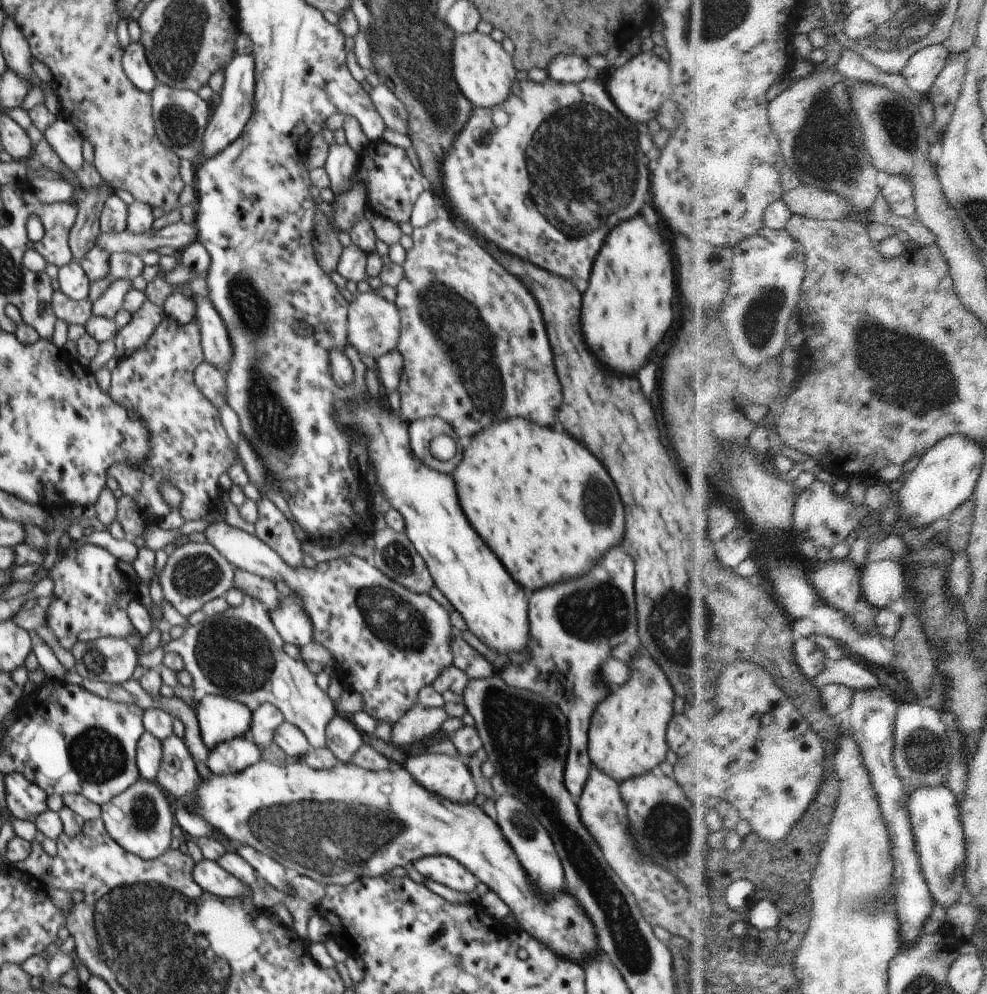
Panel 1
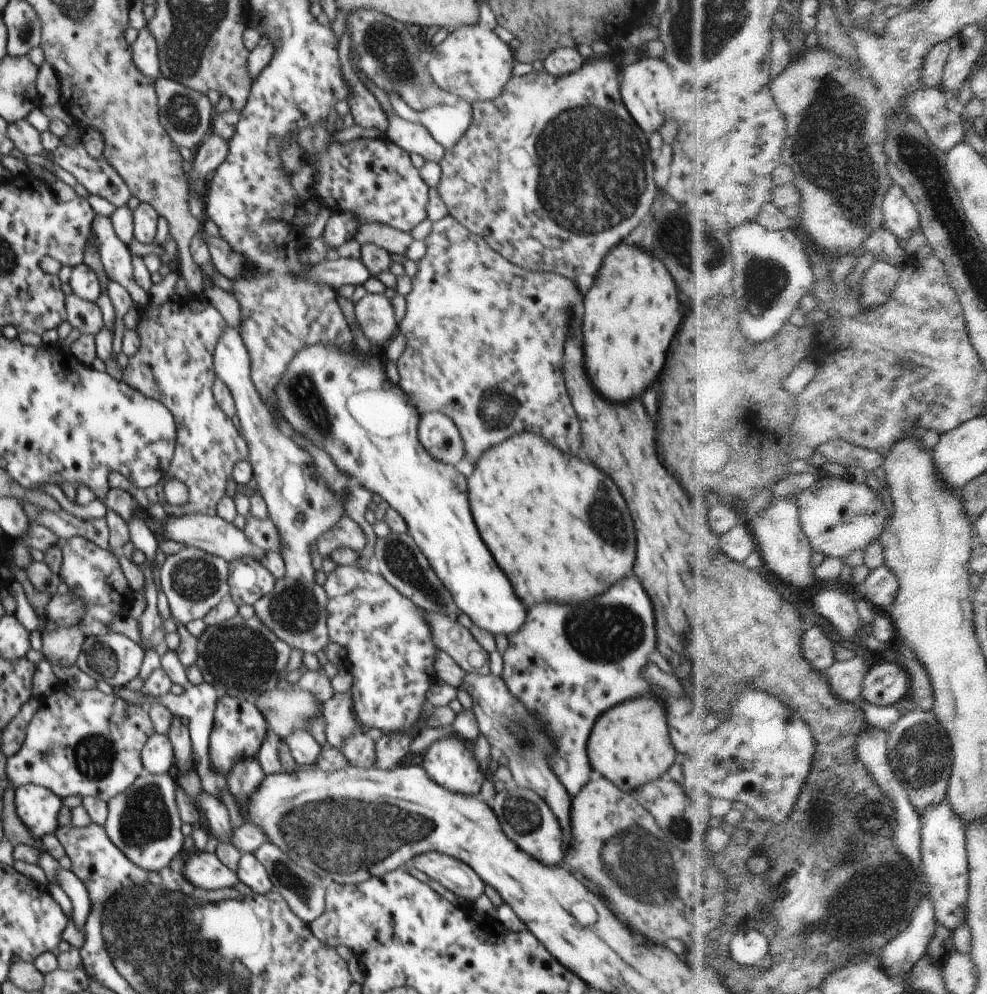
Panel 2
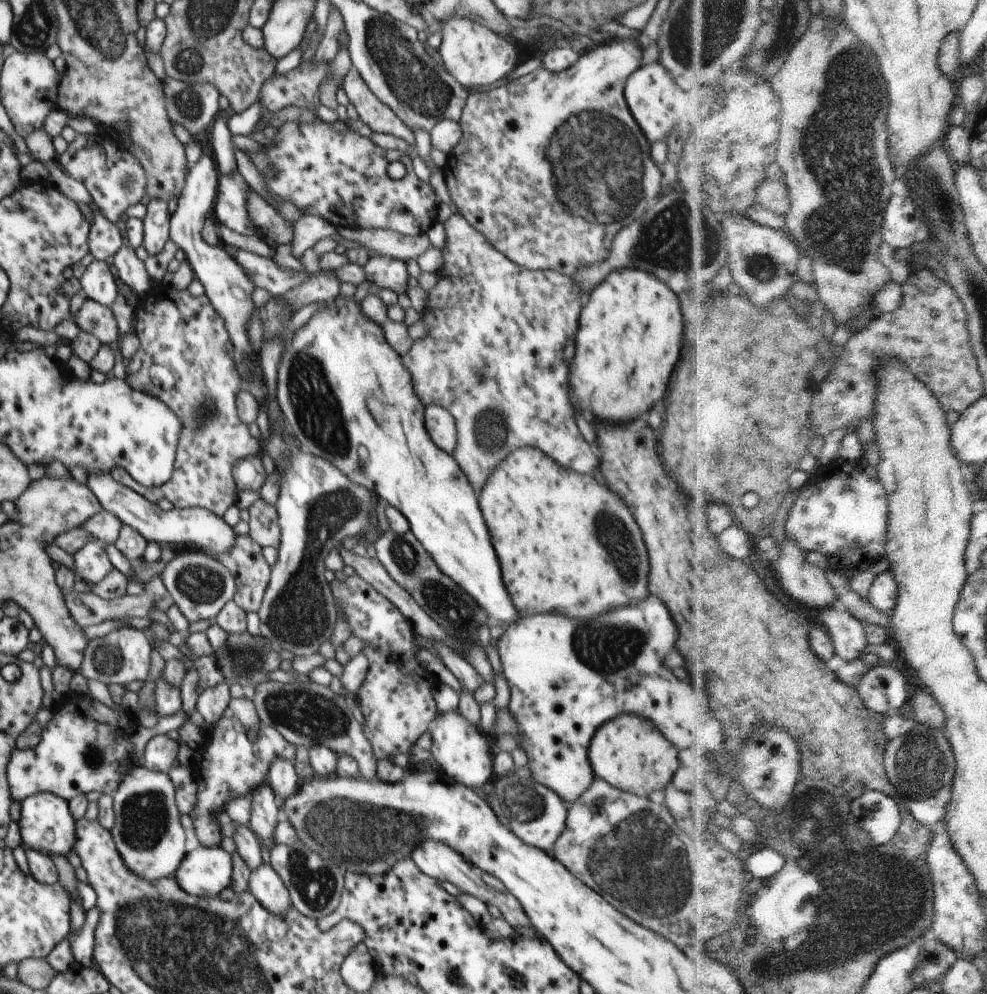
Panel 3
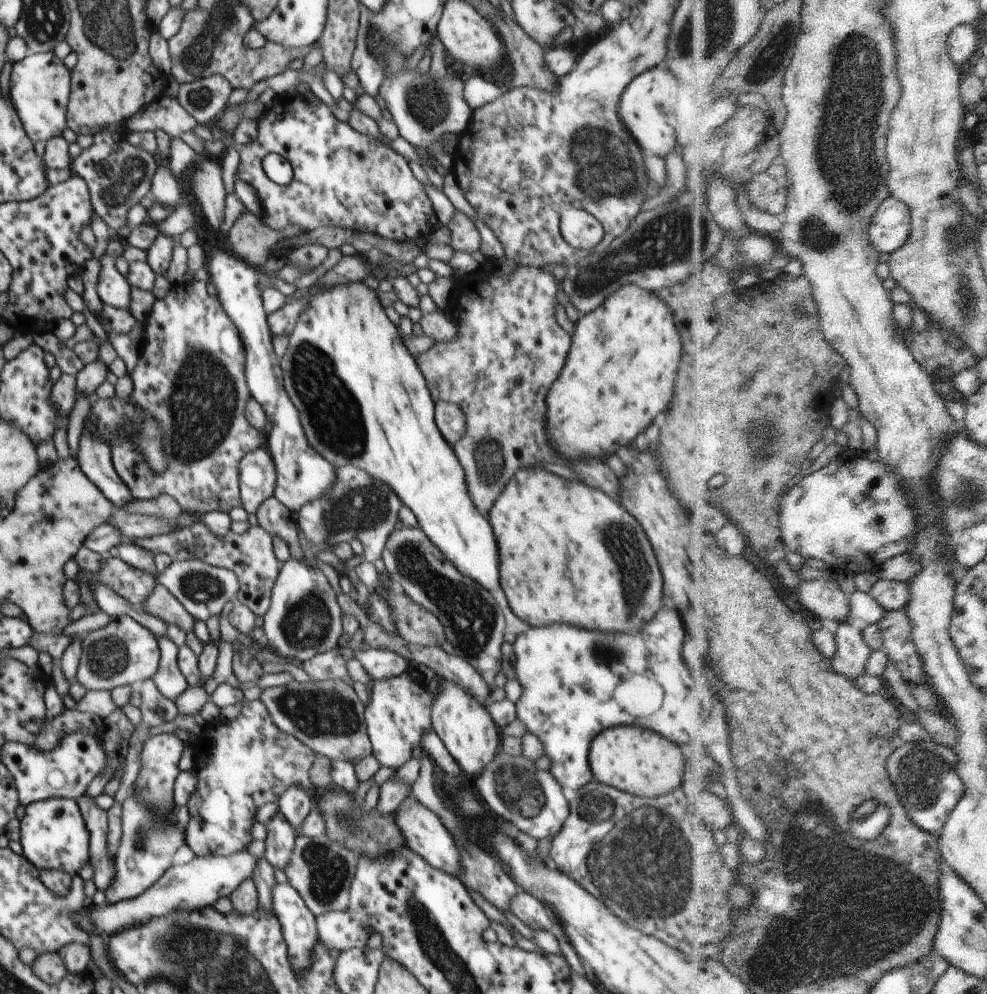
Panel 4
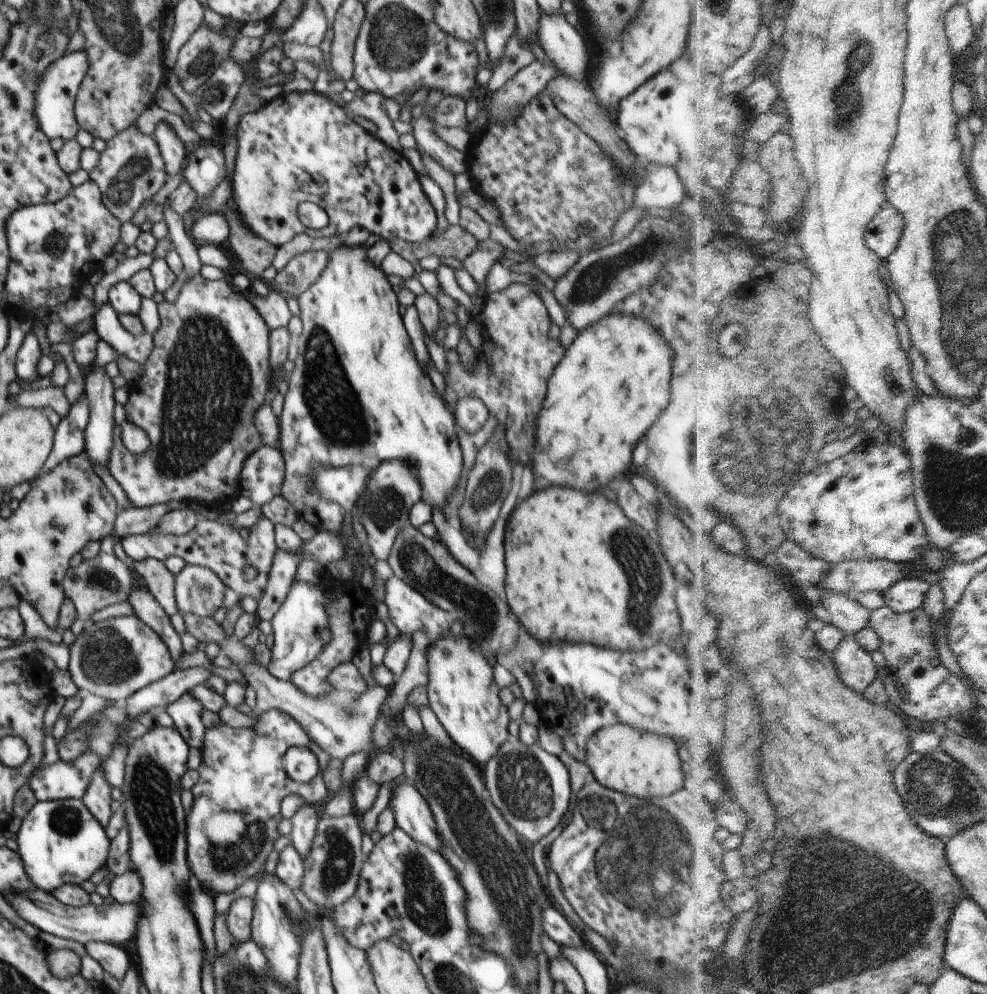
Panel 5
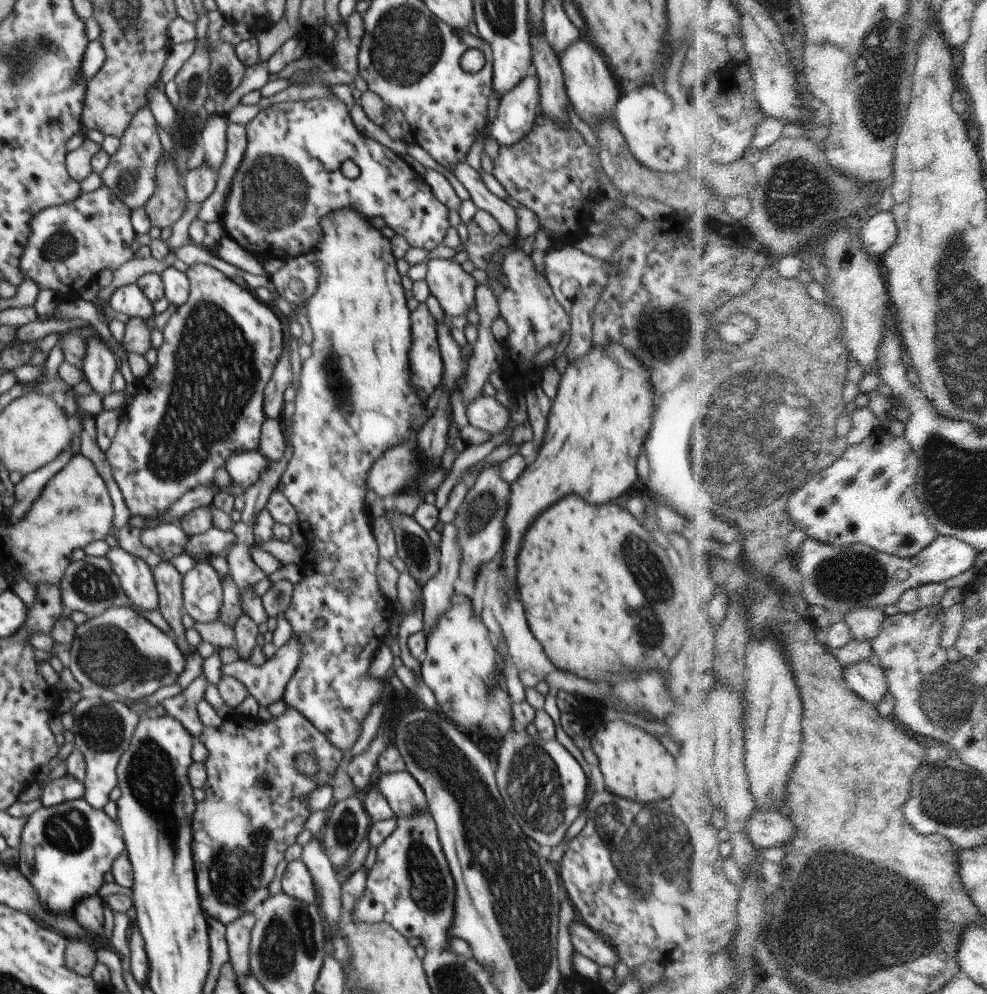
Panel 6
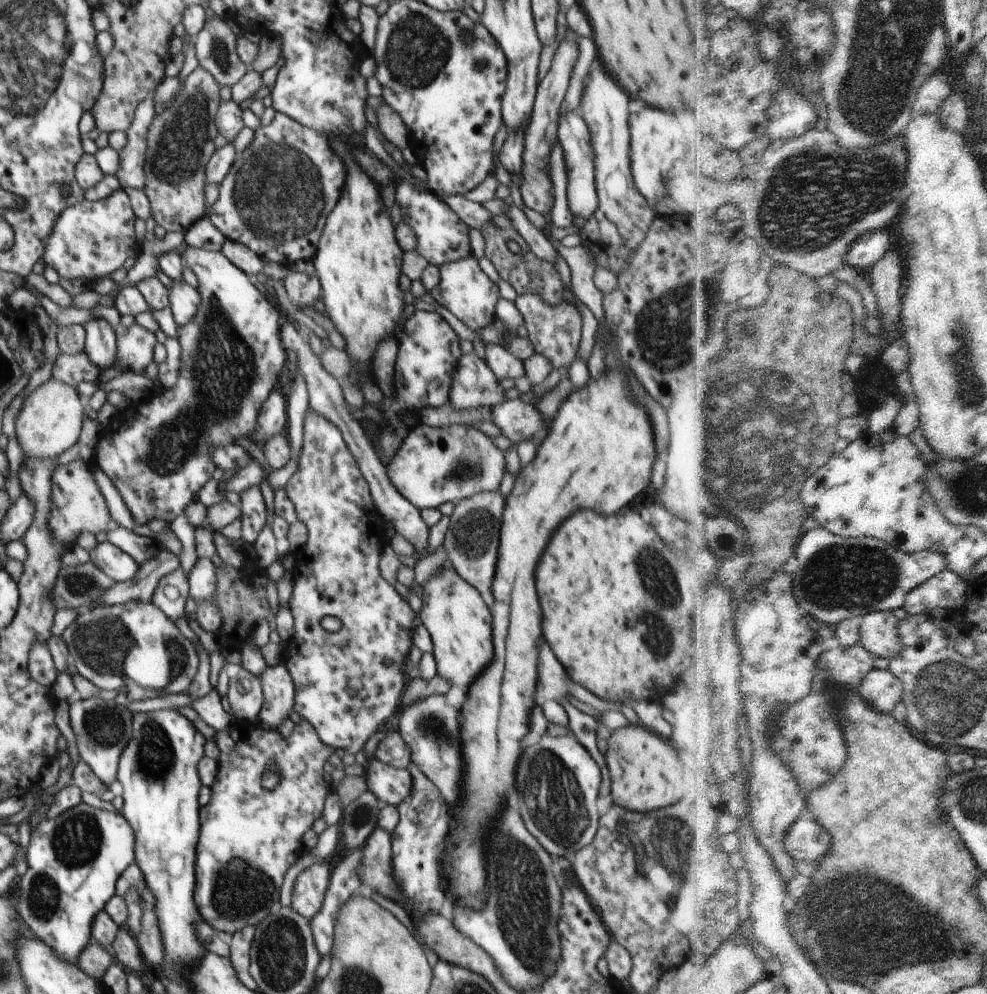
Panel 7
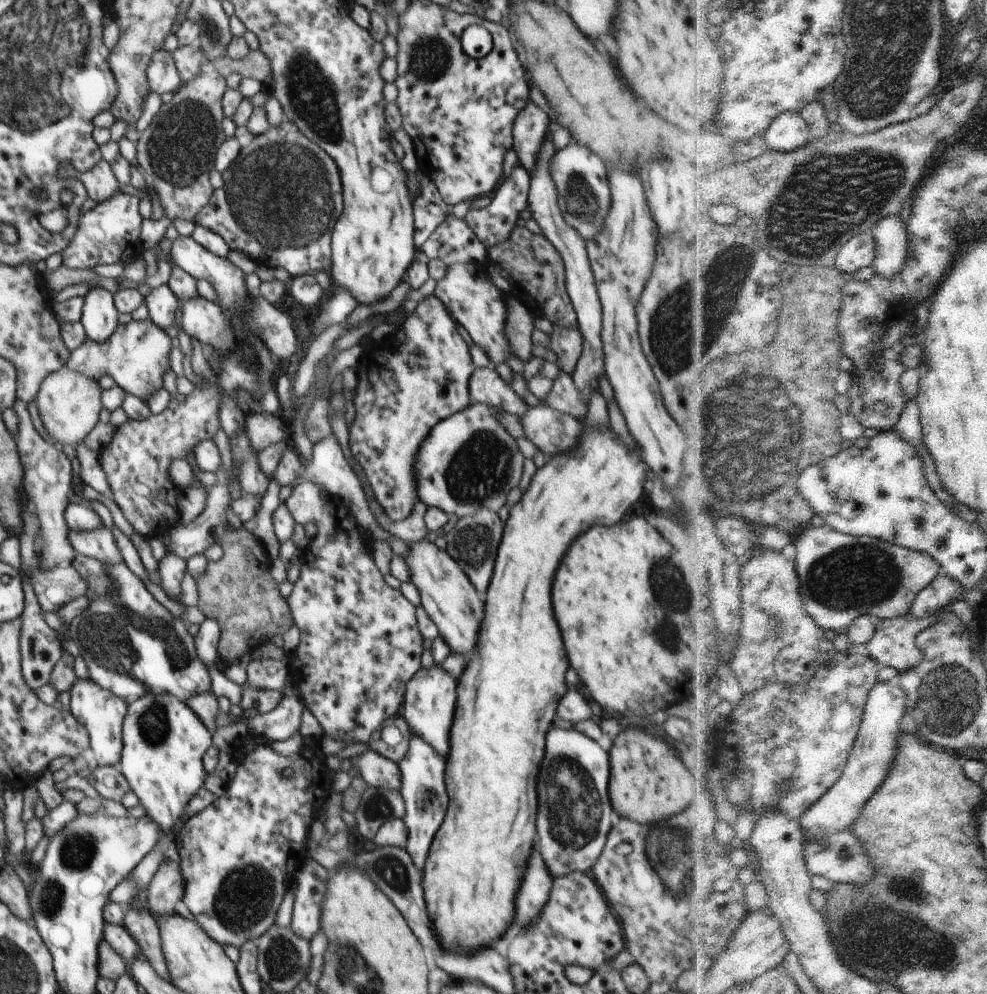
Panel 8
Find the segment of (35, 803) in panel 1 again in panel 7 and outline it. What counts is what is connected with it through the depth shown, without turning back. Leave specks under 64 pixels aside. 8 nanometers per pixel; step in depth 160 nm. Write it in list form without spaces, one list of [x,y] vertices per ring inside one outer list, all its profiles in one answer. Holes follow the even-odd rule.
[[[82,802],[73,809],[67,810],[59,814],[56,818],[44,818],[37,830],[31,832],[29,842],[26,849],[26,859],[28,870],[22,875],[20,880],[20,904],[16,907],[23,918],[26,928],[38,937],[42,942],[45,942],[52,951],[55,951],[57,957],[64,962],[76,965],[80,958],[80,953],[92,942],[91,928],[96,915],[105,907],[105,904],[114,896],[116,892],[114,887],[116,881],[121,877],[121,874],[135,861],[135,832],[130,826],[130,823],[124,818],[120,811],[110,812],[108,810],[99,809],[88,806]]]

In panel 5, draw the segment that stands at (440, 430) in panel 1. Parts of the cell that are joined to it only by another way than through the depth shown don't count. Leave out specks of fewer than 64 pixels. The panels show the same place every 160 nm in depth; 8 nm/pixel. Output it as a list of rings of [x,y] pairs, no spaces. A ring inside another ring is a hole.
[[[462,398],[453,405],[453,419],[468,434],[485,427],[489,418],[488,408],[480,398]]]

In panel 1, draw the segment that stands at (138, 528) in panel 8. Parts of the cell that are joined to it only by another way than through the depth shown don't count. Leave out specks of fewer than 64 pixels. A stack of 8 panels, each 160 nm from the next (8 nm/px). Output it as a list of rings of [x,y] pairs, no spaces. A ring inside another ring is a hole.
[[[165,317],[150,336],[150,340],[136,350],[132,356],[120,359],[116,368],[111,372],[111,384],[106,394],[112,398],[112,402],[122,404],[126,410],[132,410],[138,418],[144,420],[148,434],[150,434],[150,454],[140,466],[130,466],[116,462],[112,464],[107,474],[112,476],[120,485],[120,489],[126,496],[130,496],[146,520],[159,522],[170,512],[170,506],[160,494],[162,482],[172,482],[182,492],[182,502],[177,510],[185,521],[198,520],[208,516],[221,504],[221,488],[218,479],[224,472],[237,463],[237,446],[228,438],[222,422],[220,422],[219,410],[214,407],[203,395],[194,382],[194,370],[200,362],[205,361],[200,348],[200,330],[196,319],[184,326],[177,324],[169,317]]]

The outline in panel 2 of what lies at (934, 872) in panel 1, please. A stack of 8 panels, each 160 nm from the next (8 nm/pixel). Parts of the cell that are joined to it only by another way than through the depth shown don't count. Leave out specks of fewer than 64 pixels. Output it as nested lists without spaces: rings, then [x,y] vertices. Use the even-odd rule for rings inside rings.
[[[948,798],[934,802],[925,812],[923,826],[923,873],[927,880],[929,896],[934,900],[939,924],[952,931],[968,924],[970,902],[971,862],[968,850],[966,822],[956,812],[956,806]]]

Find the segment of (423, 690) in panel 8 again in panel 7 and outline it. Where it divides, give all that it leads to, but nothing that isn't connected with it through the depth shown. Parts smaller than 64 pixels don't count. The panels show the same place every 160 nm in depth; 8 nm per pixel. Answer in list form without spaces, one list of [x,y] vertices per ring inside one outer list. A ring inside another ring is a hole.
[[[432,694],[401,710],[399,728],[404,742],[411,750],[411,762],[418,765],[424,774],[440,788],[446,802],[452,806],[460,800],[460,732],[458,732],[458,710],[446,704],[444,694]]]

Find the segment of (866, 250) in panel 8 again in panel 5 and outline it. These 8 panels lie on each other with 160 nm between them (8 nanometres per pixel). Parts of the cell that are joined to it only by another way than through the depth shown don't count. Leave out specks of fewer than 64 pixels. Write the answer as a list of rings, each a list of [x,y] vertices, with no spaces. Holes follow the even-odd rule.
[[[888,202],[882,214],[878,214],[869,226],[868,245],[887,260],[900,246],[900,238],[904,234],[906,222],[900,212]]]

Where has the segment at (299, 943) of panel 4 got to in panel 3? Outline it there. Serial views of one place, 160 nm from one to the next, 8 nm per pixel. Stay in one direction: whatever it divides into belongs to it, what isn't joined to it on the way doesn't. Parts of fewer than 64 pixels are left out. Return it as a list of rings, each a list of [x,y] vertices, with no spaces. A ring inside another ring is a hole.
[[[266,863],[250,873],[249,892],[272,914],[283,915],[293,907],[288,887],[278,873]]]

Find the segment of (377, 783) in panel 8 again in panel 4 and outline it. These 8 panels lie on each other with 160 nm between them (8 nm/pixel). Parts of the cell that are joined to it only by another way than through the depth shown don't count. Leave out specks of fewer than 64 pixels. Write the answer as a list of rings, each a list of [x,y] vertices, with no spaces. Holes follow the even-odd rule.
[[[410,794],[394,814],[398,828],[404,835],[406,846],[425,858],[438,870],[460,876],[460,853],[457,844],[436,813],[426,808],[413,794]]]

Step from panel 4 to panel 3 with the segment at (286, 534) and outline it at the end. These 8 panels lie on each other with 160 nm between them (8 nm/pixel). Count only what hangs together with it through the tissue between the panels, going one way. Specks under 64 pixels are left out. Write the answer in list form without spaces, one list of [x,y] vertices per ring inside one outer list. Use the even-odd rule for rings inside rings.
[[[259,497],[248,511],[250,528],[248,535],[263,547],[278,548],[282,542],[276,507]]]

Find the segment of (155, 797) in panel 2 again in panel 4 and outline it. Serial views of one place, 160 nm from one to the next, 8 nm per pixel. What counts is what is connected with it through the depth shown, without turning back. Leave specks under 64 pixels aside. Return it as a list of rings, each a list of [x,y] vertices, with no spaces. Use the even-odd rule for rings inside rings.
[[[133,792],[122,808],[123,835],[114,860],[115,875],[105,890],[107,903],[125,901],[146,892],[170,868],[176,850],[185,842],[184,830],[179,828],[174,811],[164,819],[158,819]]]

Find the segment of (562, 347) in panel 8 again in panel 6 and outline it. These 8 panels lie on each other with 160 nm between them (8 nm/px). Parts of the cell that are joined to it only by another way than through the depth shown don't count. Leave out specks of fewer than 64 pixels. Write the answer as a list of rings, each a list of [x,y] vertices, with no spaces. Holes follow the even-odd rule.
[[[523,248],[508,253],[503,266],[508,286],[504,287],[497,299],[501,317],[510,328],[506,346],[510,346],[510,352],[518,352],[518,356],[532,363],[535,354],[544,350],[546,346],[558,345],[562,336],[571,330],[571,318],[568,311],[556,300],[545,274],[536,270],[532,258],[524,253]]]

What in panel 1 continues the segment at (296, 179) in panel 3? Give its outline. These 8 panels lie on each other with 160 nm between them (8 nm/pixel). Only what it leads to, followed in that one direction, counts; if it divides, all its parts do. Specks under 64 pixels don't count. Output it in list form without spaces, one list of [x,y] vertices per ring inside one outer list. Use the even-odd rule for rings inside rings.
[[[381,140],[368,144],[360,159],[362,161],[357,180],[366,184],[366,201],[370,210],[398,225],[411,222],[416,200],[427,190],[427,186],[423,176],[406,156],[406,152]]]

